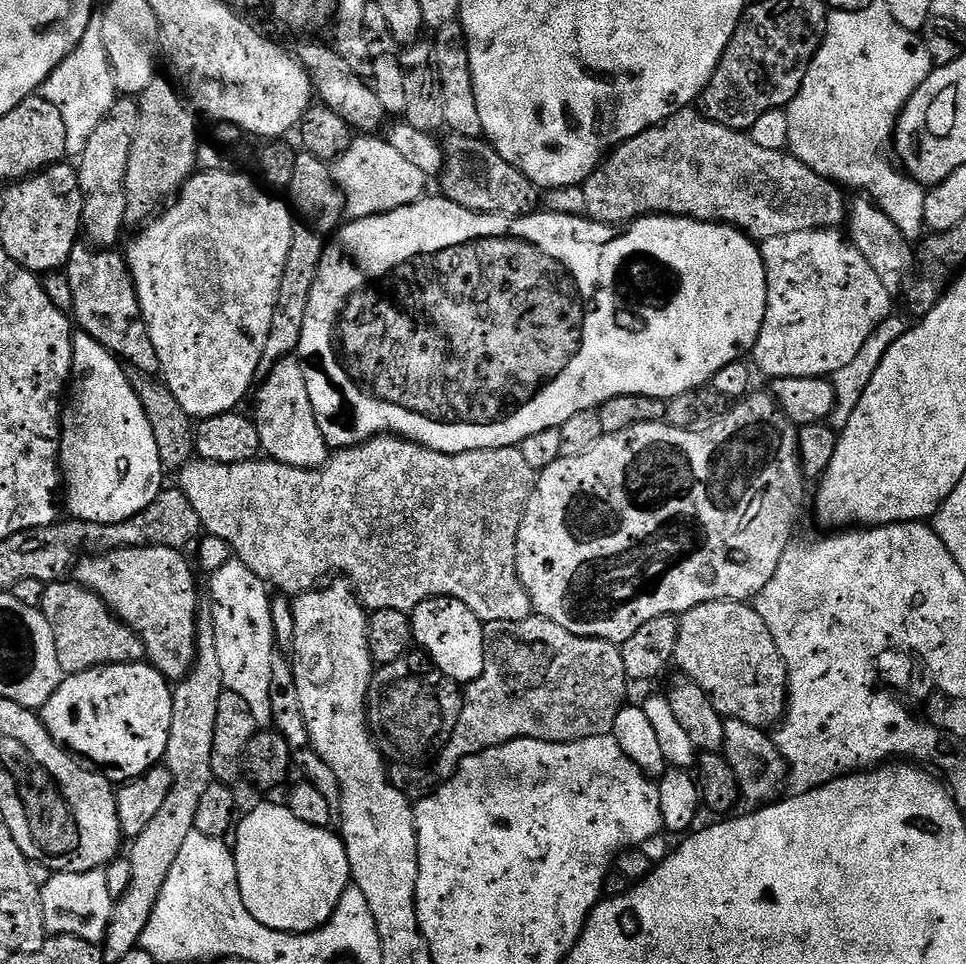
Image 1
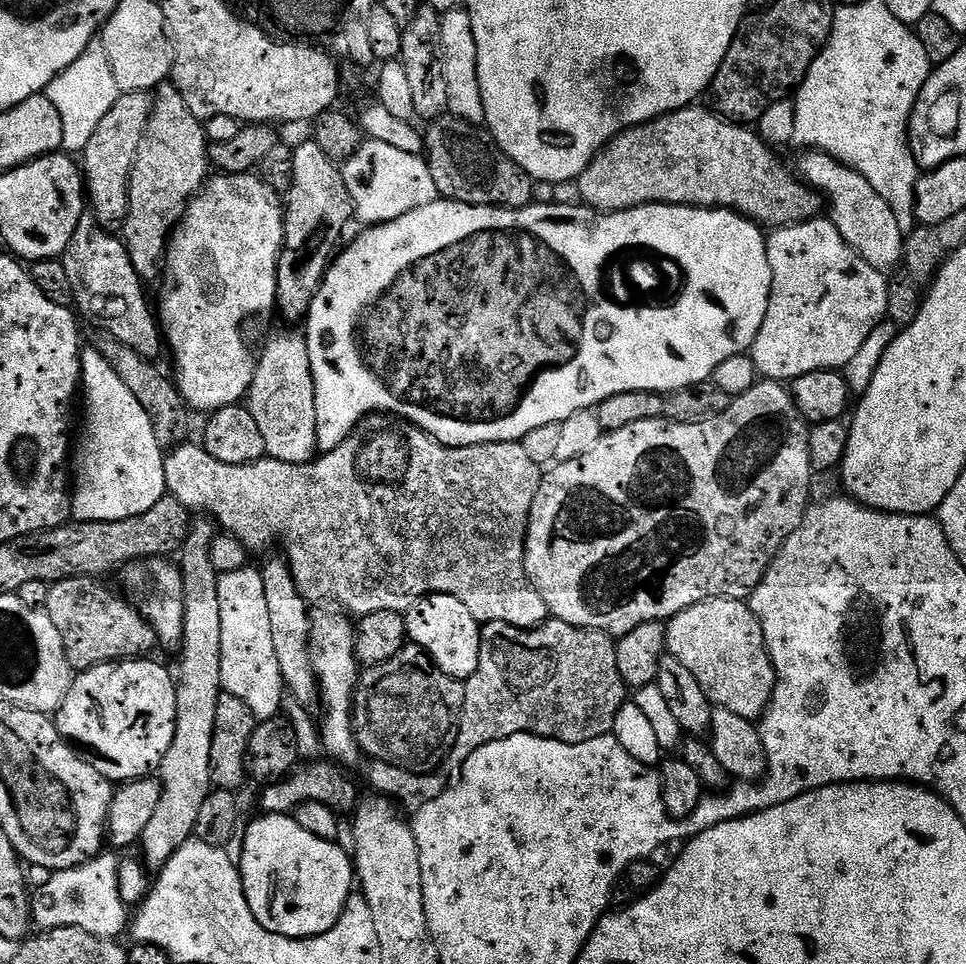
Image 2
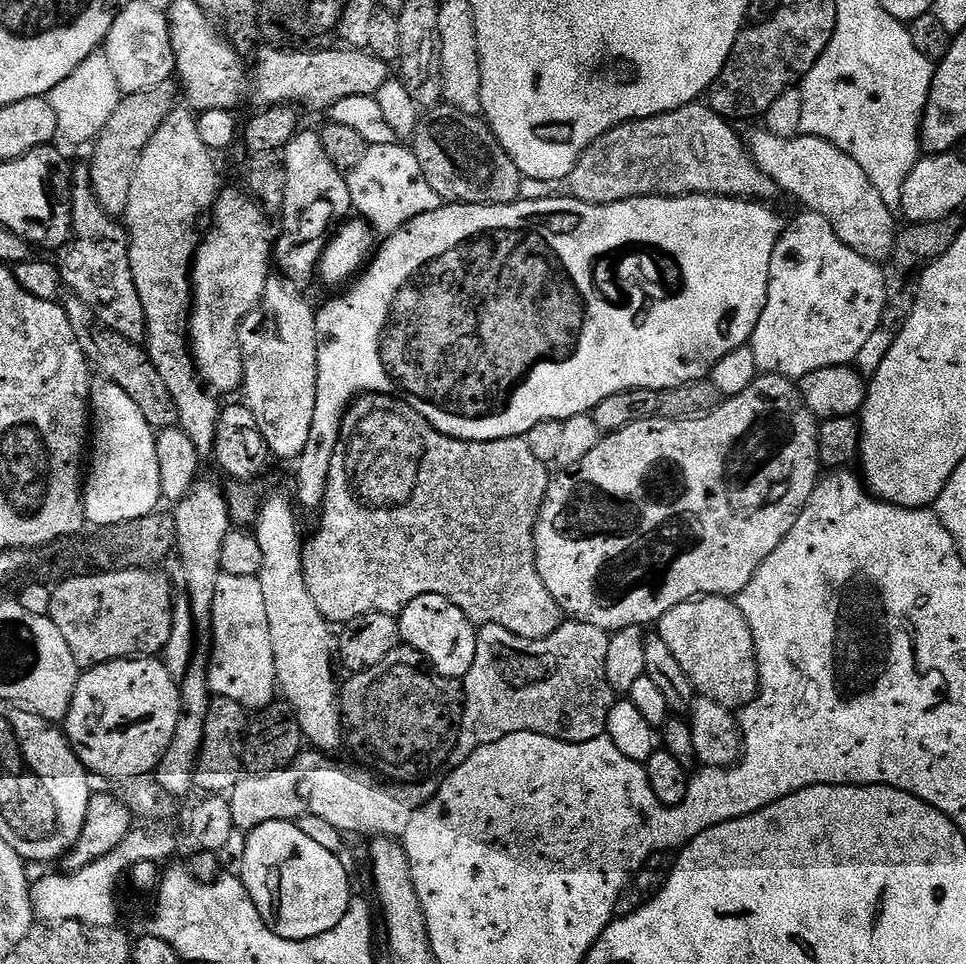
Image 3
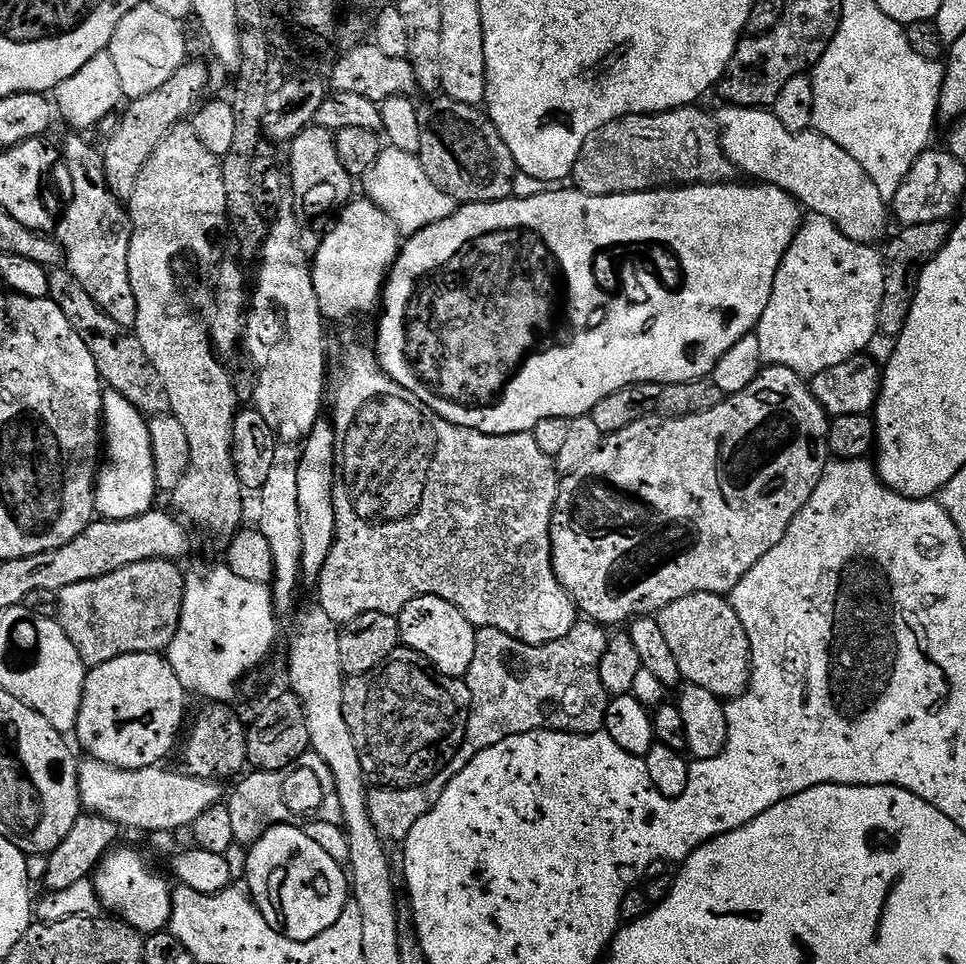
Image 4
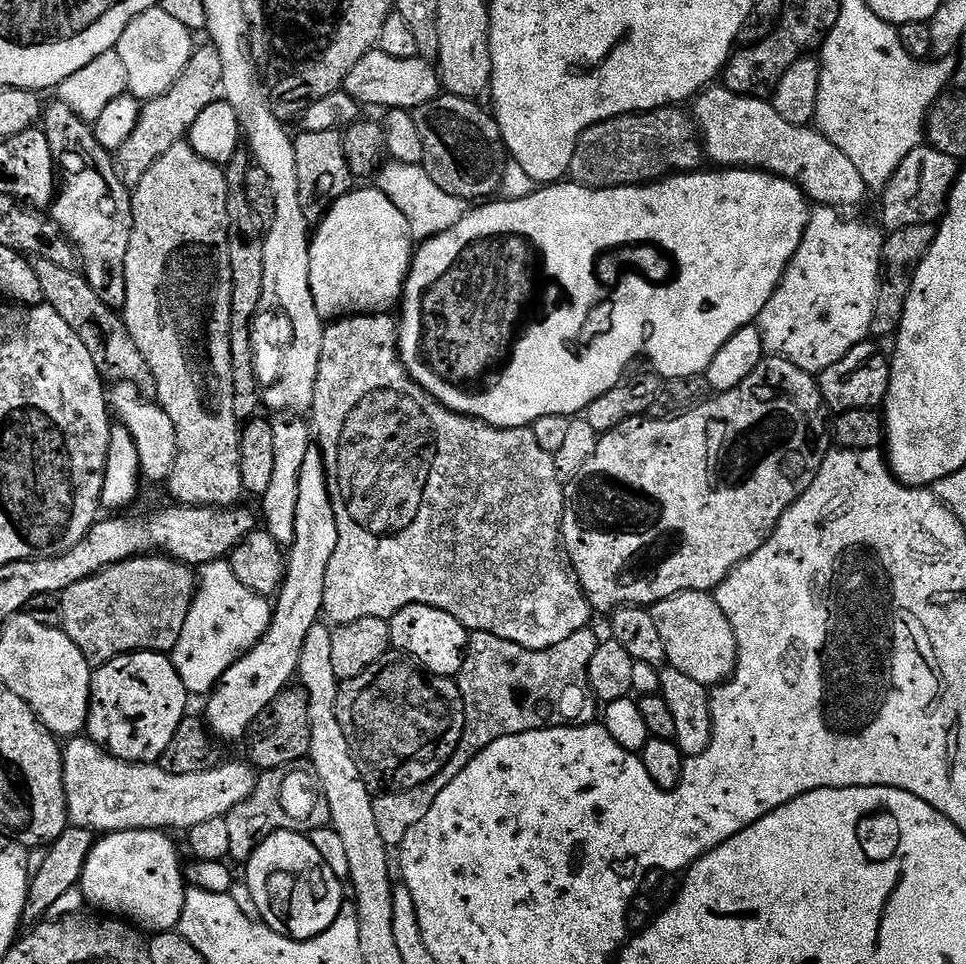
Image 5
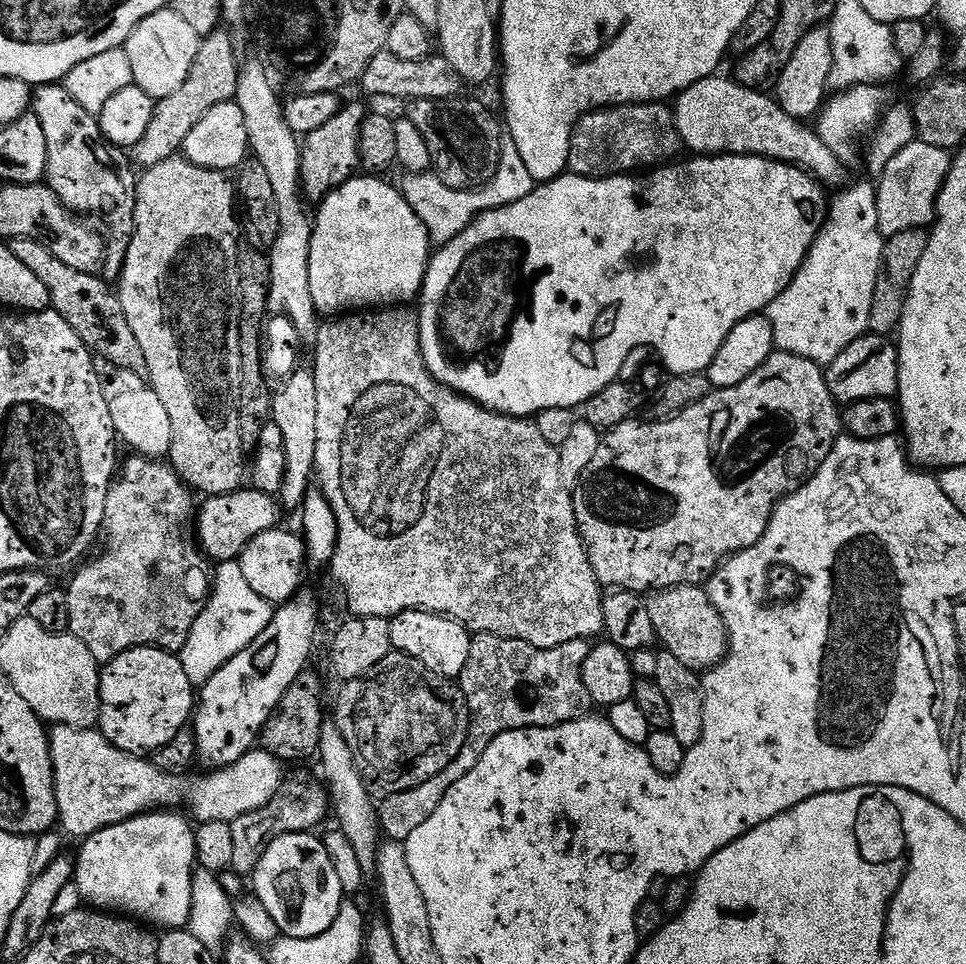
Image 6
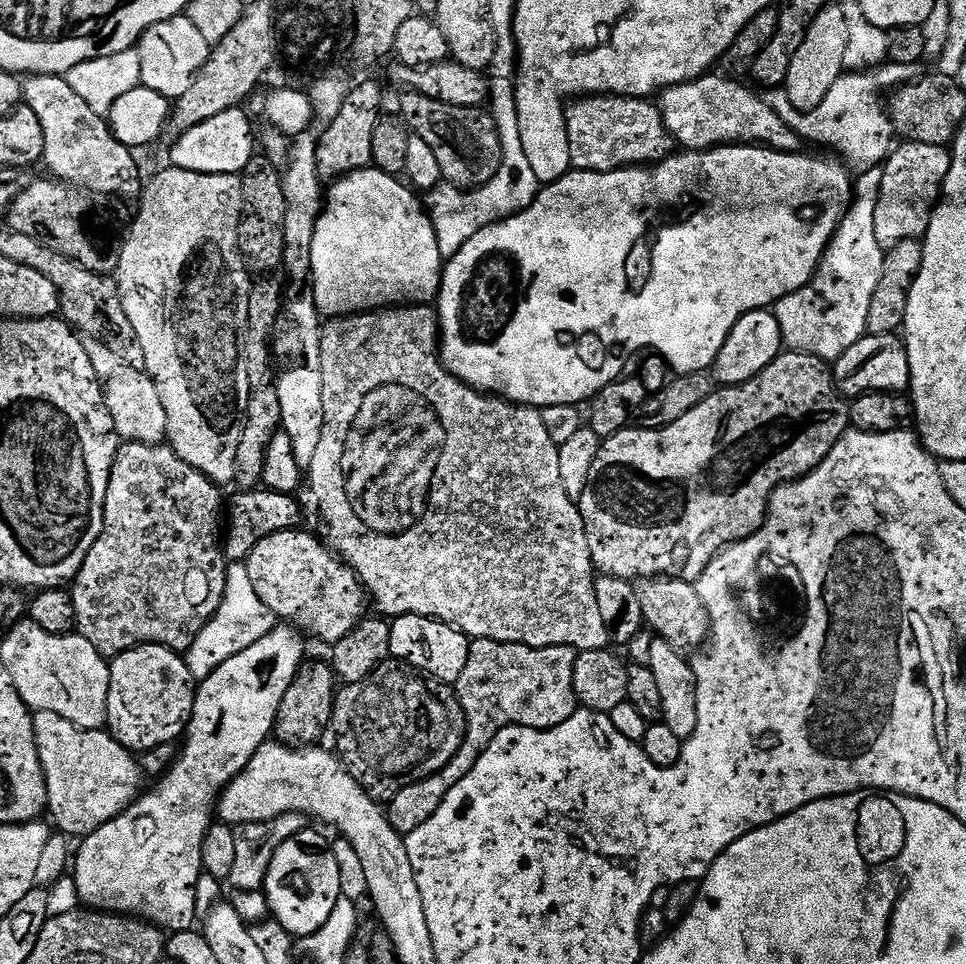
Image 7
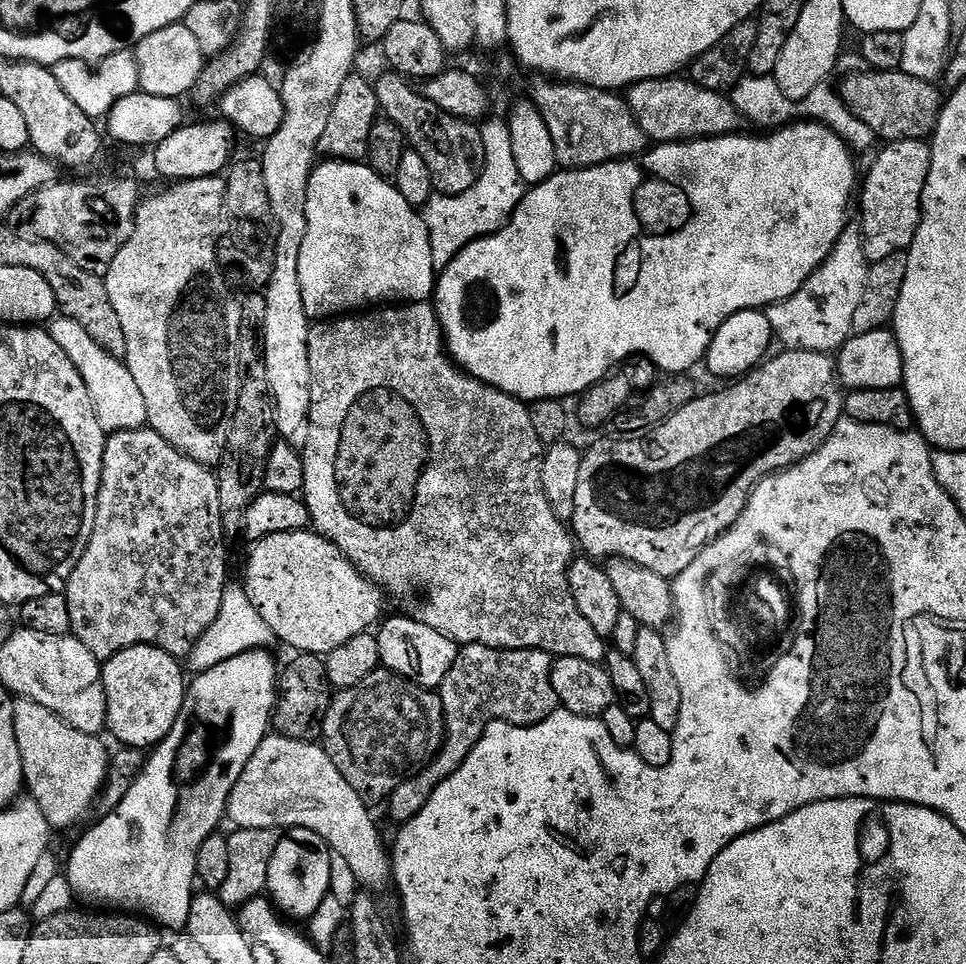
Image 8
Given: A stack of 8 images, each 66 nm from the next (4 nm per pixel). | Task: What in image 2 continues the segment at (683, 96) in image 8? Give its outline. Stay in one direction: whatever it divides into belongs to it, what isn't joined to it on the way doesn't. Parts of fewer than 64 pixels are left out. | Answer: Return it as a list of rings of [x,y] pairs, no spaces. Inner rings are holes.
[[[815,150],[805,151],[801,156],[804,157],[794,164],[795,171],[808,187],[815,188],[821,197],[826,198],[826,212],[838,234],[842,234],[844,241],[861,258],[870,262],[870,266],[885,274],[891,273],[904,259],[906,235],[898,228],[898,221],[885,199],[866,182],[862,174],[834,157]]]

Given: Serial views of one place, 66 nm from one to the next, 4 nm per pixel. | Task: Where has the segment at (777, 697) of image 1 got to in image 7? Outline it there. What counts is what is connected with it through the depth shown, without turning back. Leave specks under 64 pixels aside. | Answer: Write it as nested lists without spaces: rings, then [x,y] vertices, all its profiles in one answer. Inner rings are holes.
[[[641,577],[634,582],[635,593],[638,594],[638,602],[642,605],[642,612],[649,618],[649,627],[652,626],[656,631],[657,637],[662,637],[679,652],[687,652],[698,647],[703,641],[707,641],[711,633],[711,620],[708,610],[705,608],[695,585],[691,581],[682,580],[680,577]]]

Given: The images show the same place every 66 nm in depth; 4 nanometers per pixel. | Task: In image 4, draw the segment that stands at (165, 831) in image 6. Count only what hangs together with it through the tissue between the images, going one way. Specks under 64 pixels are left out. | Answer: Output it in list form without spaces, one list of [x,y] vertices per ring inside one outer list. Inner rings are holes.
[[[113,847],[94,873],[101,909],[105,913],[115,914],[141,934],[165,931],[172,922],[173,885],[168,885],[162,877],[152,873],[147,858],[138,849],[120,847]]]

